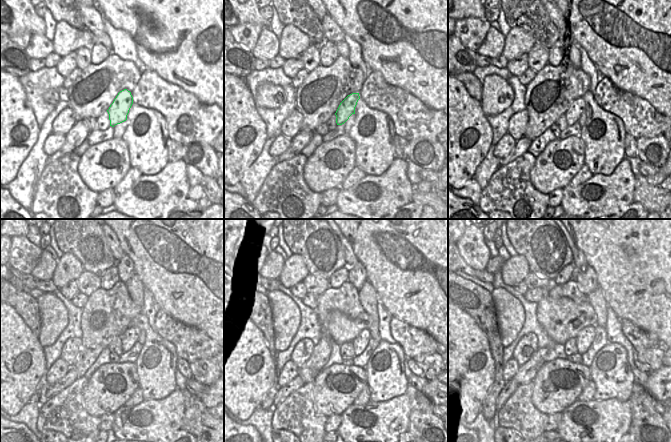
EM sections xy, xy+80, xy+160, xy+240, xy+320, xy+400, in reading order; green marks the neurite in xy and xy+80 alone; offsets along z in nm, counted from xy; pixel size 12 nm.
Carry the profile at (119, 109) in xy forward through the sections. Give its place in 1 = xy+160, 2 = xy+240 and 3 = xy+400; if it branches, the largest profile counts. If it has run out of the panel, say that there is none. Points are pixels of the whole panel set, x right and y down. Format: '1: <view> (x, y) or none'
1: xy+160 (573, 114)
2: xy+240 (130, 336)
3: xy+400 (585, 337)

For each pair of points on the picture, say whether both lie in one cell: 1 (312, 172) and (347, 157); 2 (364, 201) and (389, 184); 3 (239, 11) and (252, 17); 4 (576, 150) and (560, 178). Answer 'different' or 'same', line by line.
1: same
2: same
3: same
4: same

